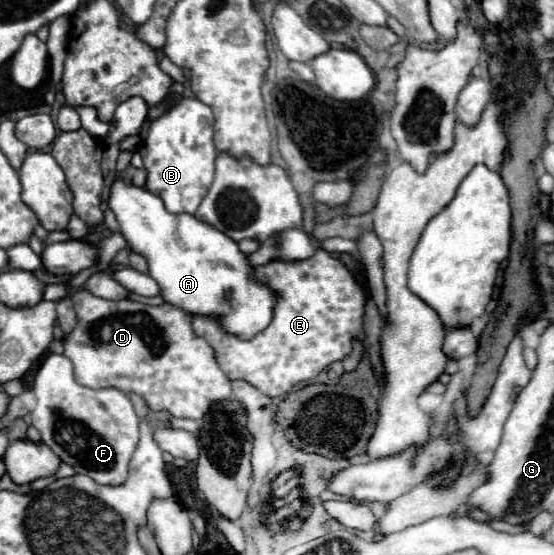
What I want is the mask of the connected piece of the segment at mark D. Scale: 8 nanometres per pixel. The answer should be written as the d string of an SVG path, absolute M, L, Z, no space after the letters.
M85 290L75 292L71 300L77 312L77 326L73 332L65 336L65 342L73 346L65 348L65 356L73 362L75 378L79 384L87 388L115 386L125 394L135 392L145 398L151 412L167 410L175 418L193 418L193 420L203 420L213 404L229 399L235 400L233 398L235 380L231 382L221 372L213 348L205 340L193 334L189 316L181 308L175 308L171 304L147 306L141 302L133 302L129 298L103 300Z

